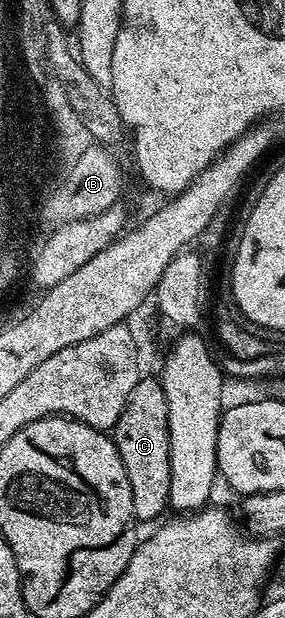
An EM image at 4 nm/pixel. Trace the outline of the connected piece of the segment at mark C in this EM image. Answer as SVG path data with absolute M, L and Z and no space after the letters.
M140 376L137 387L133 387L133 391L125 403L125 411L121 411L121 419L117 419L113 430L113 440L121 455L125 475L129 475L129 487L132 491L136 522L143 523L143 521L155 520L158 522L164 516L162 513L168 512L169 509L168 495L169 483L171 482L171 472L169 471L169 403L165 403L163 382L158 376Z

